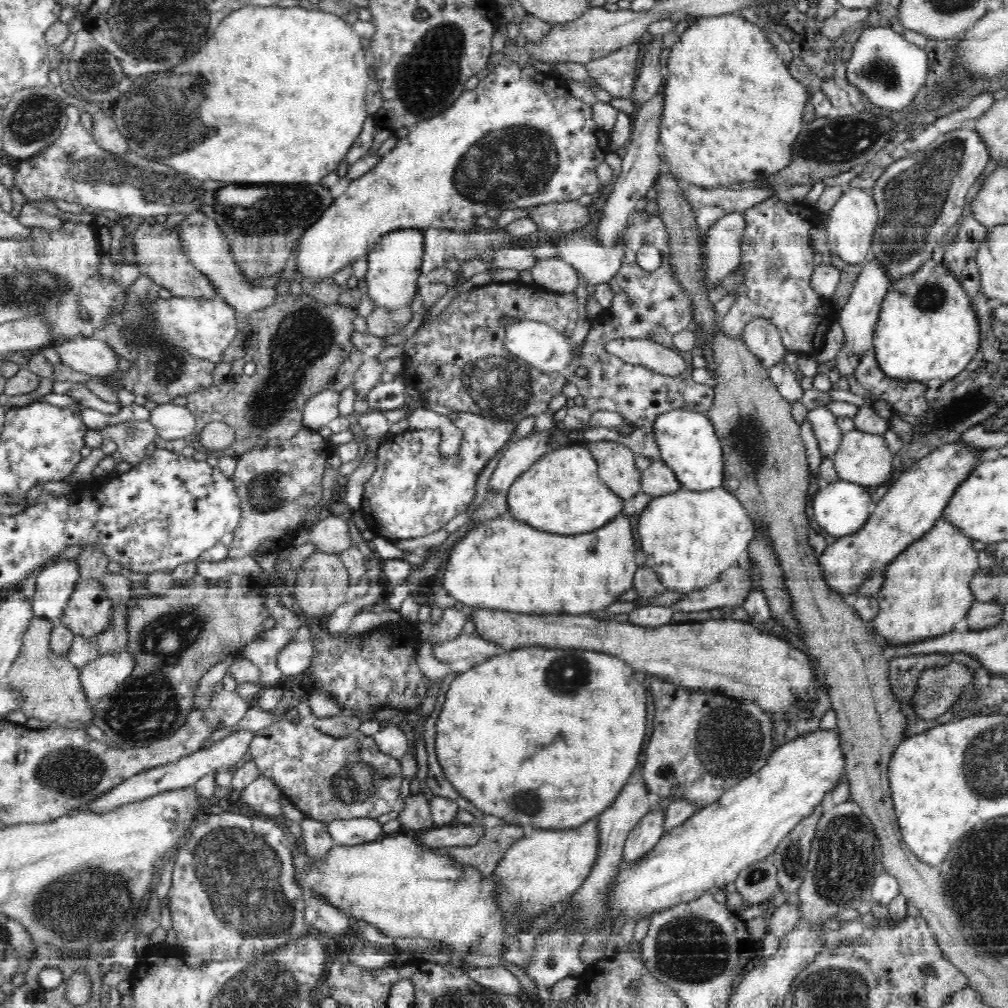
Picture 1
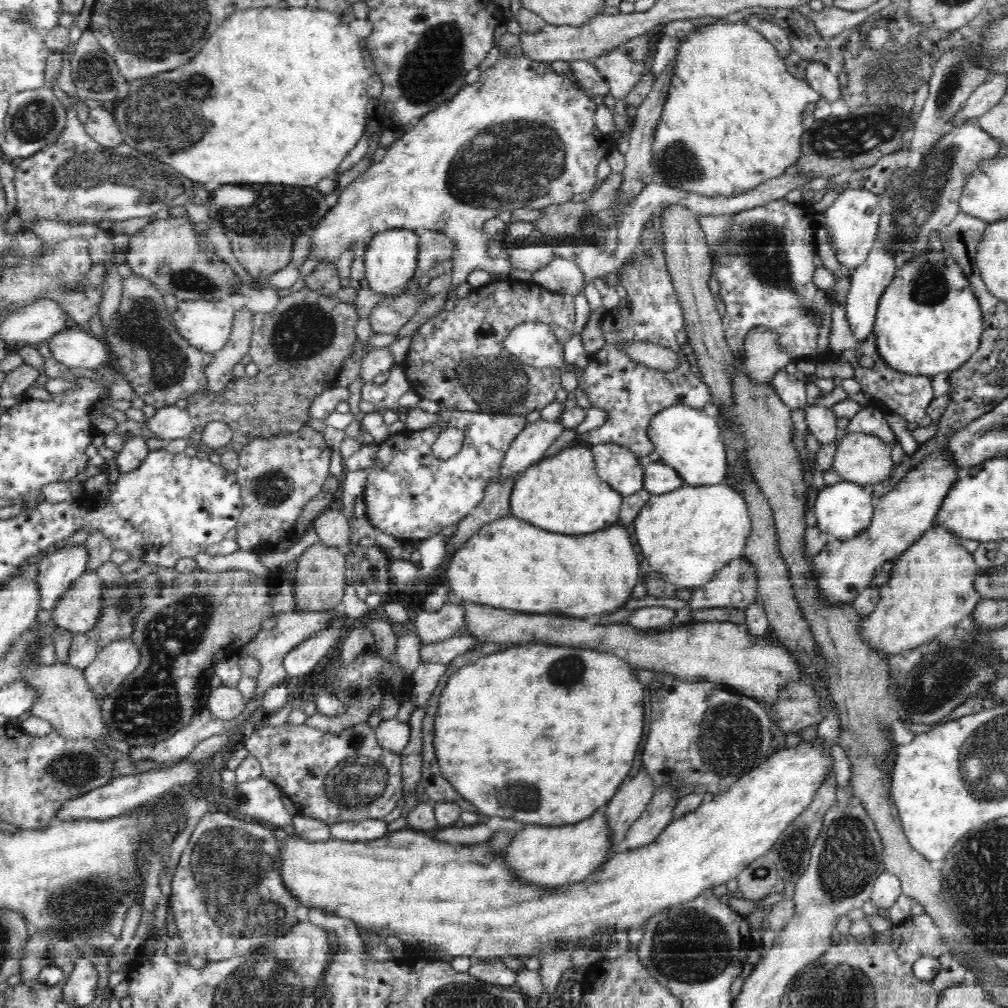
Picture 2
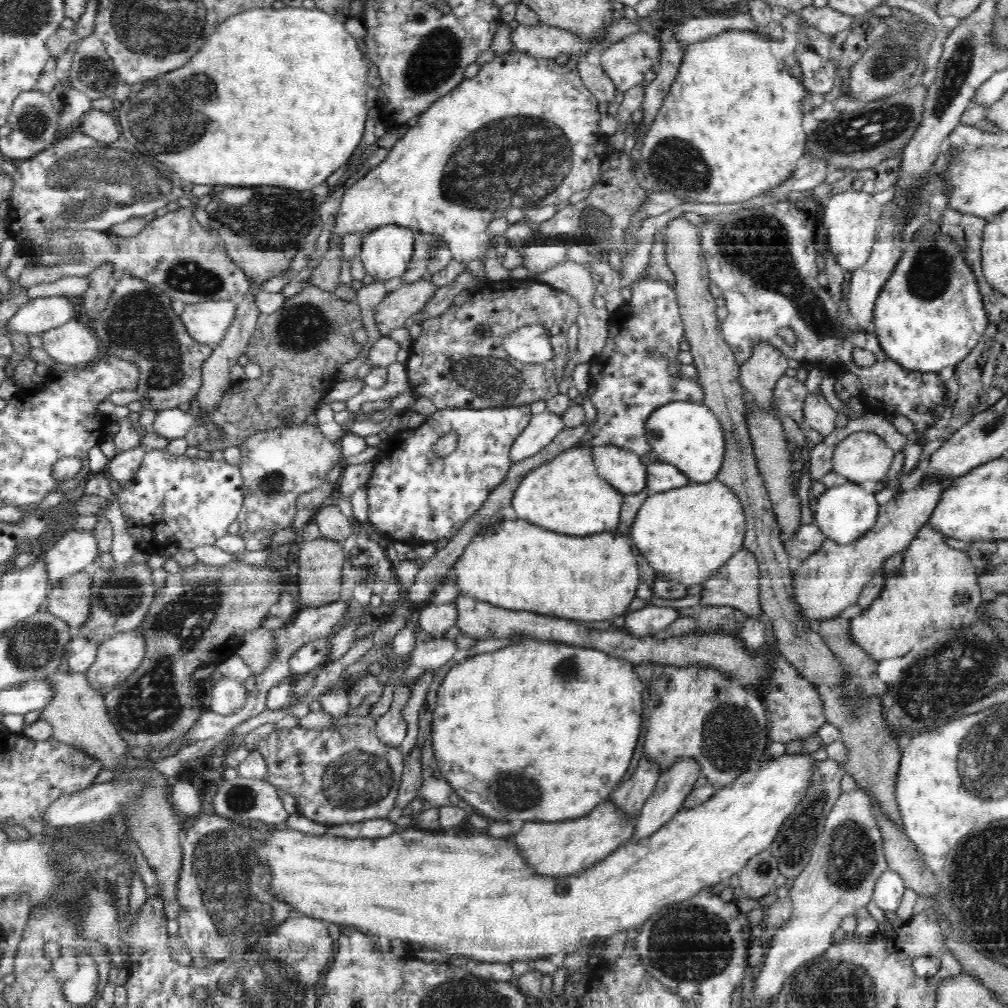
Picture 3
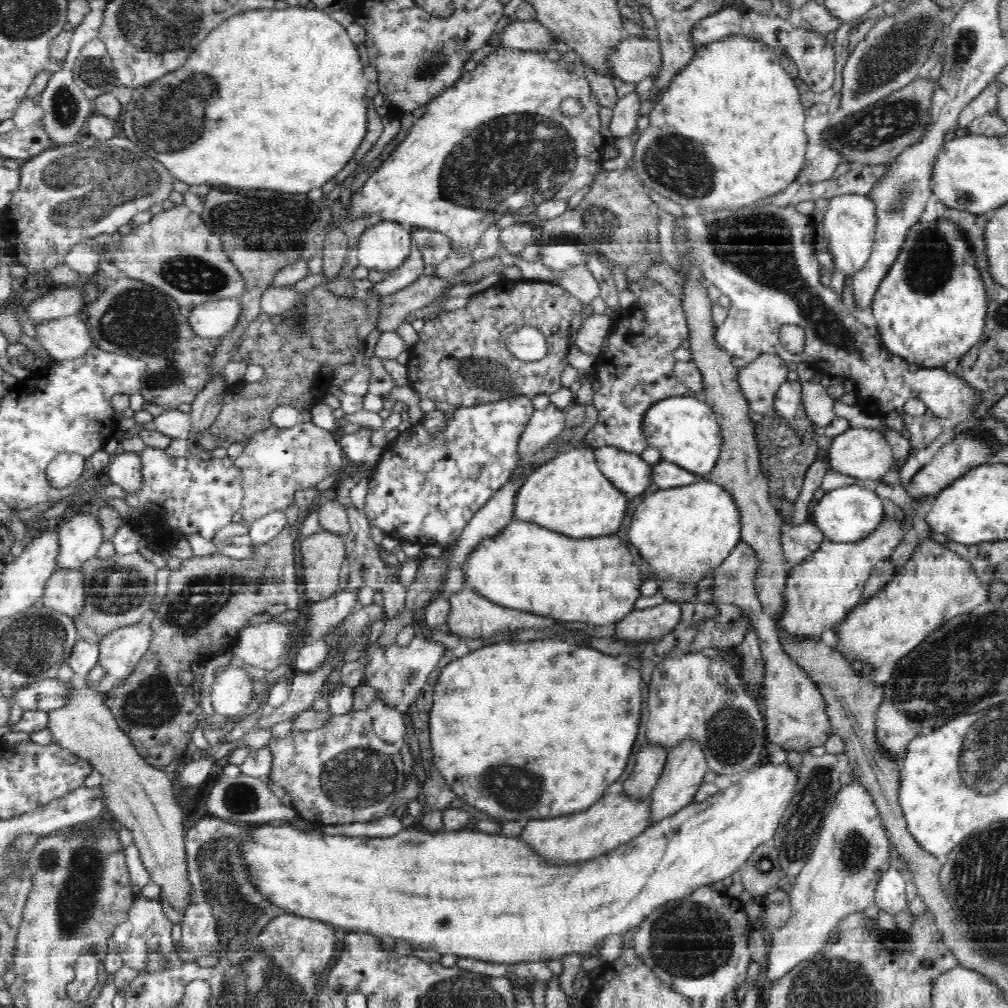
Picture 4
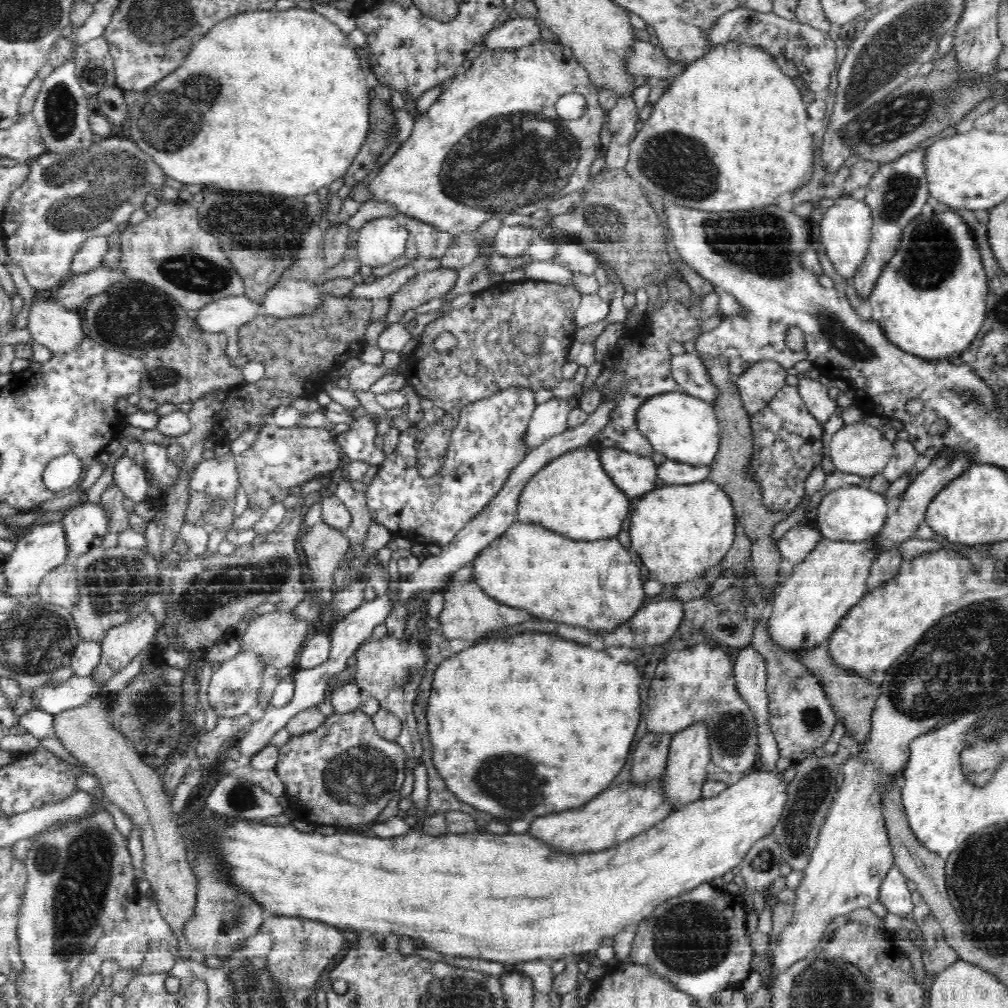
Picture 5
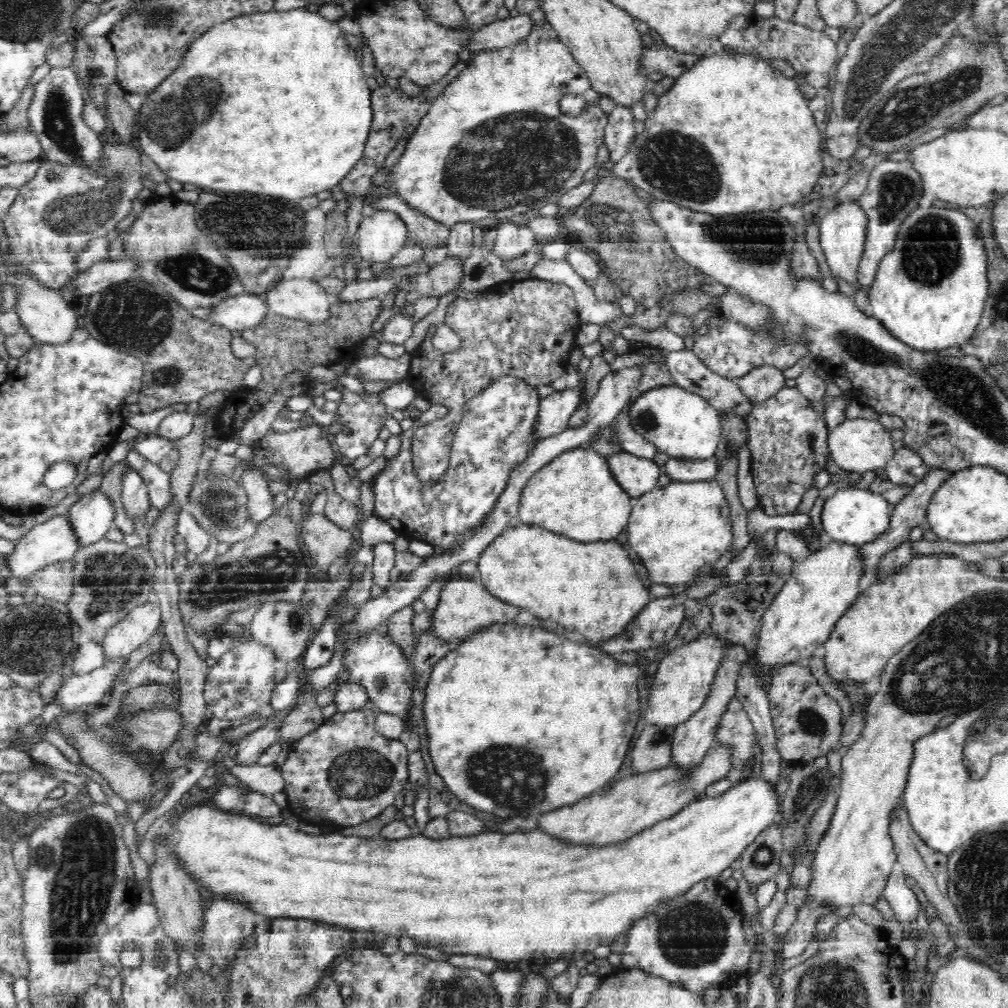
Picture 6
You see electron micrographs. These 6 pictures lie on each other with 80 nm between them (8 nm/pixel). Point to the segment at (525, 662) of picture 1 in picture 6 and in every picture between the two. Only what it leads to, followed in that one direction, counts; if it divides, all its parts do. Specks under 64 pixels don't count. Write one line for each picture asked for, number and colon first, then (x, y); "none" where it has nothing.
2: (544, 735)
3: (531, 723)
4: (533, 730)
5: (517, 726)
6: (518, 725)

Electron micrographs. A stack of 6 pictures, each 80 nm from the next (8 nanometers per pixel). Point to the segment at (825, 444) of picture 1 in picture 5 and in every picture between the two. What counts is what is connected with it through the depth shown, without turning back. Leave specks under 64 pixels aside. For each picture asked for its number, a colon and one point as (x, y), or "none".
2: (822, 422)
3: (818, 414)
4: (818, 405)
5: (813, 390)

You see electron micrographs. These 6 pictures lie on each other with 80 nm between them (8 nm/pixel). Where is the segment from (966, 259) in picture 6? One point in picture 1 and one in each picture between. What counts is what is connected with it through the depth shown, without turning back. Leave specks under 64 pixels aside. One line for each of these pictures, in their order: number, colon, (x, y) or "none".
1: (928, 329)
2: (926, 329)
3: (930, 314)
4: (931, 307)
5: (930, 299)

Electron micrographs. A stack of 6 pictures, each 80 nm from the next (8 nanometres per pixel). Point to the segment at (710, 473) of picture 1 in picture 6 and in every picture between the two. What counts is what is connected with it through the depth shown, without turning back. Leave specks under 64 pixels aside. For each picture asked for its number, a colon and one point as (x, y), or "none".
2: (688, 438)
3: (685, 433)
4: (684, 429)
5: (683, 428)
6: (684, 425)

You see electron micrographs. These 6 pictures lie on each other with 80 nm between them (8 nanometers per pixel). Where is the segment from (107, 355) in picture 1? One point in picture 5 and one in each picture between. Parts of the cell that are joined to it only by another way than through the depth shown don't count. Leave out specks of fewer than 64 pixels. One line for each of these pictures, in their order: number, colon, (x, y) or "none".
2: (77, 348)
3: (73, 343)
4: (67, 338)
5: (51, 327)

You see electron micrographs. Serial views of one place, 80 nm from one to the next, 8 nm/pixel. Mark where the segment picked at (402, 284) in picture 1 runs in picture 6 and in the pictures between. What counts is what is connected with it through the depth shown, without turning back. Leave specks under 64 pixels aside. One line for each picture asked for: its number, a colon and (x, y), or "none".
2: (390, 257)
3: (386, 252)
4: (385, 246)
5: (381, 240)
6: (381, 235)

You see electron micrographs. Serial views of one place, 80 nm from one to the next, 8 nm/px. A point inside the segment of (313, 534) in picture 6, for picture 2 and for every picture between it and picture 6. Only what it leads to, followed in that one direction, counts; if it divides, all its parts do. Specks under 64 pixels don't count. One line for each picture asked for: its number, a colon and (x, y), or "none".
2: (320, 581)
3: (320, 561)
4: (322, 554)
5: (325, 546)

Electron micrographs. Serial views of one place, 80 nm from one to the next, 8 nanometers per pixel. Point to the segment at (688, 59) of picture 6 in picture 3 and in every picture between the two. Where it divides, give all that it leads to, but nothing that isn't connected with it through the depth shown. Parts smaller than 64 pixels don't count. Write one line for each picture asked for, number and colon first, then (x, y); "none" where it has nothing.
3: (626, 62)
4: (634, 58)
5: (648, 60)

